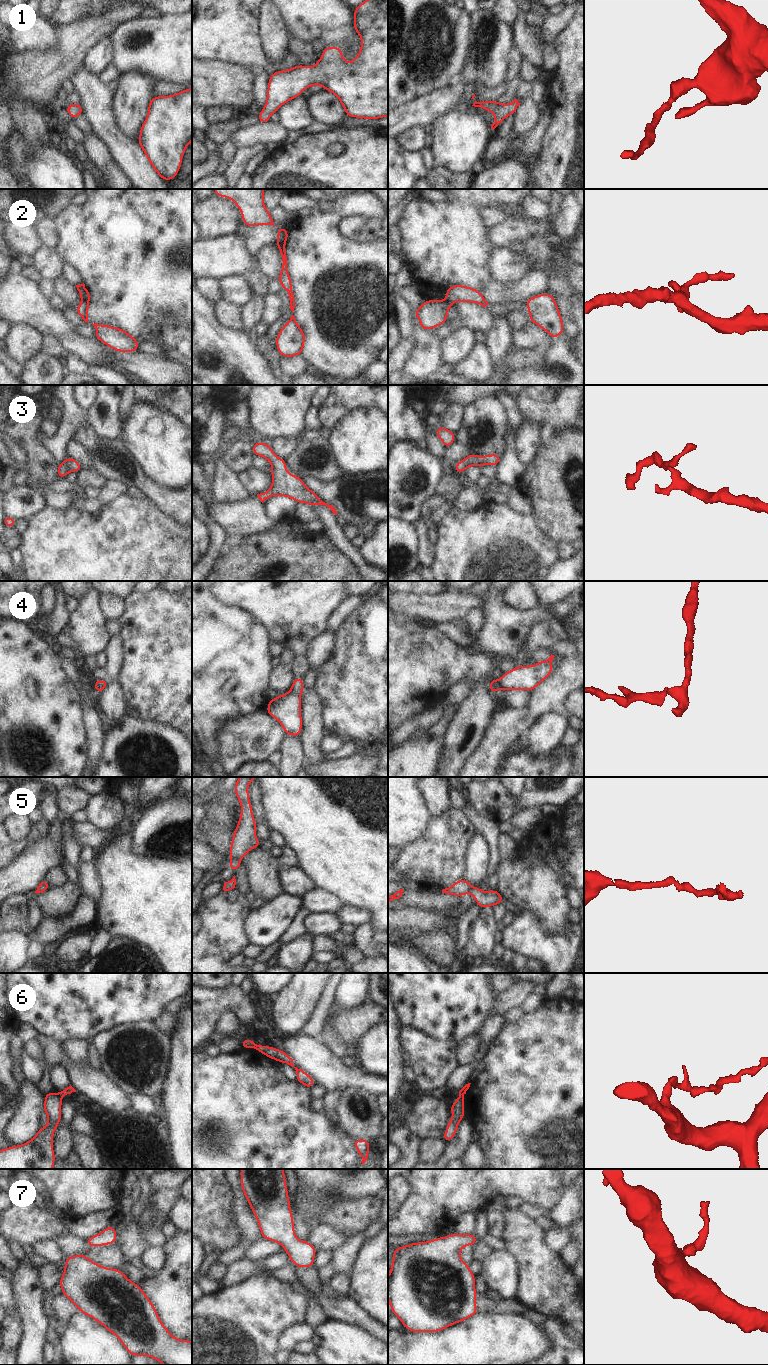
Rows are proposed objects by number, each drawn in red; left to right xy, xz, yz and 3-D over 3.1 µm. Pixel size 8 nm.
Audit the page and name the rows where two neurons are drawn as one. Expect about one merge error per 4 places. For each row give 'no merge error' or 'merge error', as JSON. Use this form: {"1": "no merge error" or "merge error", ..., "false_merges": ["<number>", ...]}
{"1": "no merge error", "2": "merge error", "3": "no merge error", "4": "no merge error", "5": "no merge error", "6": "merge error", "7": "no merge error", "false_merges": ["2", "6"]}

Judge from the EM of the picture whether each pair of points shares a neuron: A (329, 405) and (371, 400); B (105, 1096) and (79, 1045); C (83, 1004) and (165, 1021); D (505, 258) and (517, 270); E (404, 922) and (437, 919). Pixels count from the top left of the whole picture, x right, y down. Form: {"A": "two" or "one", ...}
{"A": "one", "B": "two", "C": "two", "D": "one", "E": "one"}

